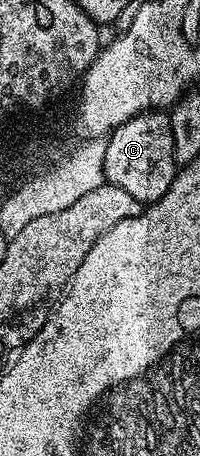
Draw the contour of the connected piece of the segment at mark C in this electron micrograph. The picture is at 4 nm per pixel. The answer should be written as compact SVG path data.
M150 111L127 119L127 123L108 134L104 147L106 182L123 187L123 191L137 201L152 203L159 200L177 178L179 166L175 159L175 139L171 139L171 123L164 112Z

